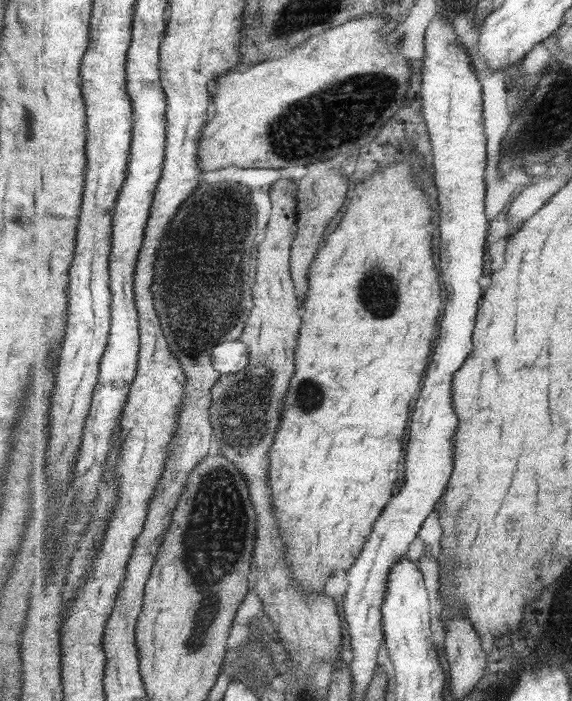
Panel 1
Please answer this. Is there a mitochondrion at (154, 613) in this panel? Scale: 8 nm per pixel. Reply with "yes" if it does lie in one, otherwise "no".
no

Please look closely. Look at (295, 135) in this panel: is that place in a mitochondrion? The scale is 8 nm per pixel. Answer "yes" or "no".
yes

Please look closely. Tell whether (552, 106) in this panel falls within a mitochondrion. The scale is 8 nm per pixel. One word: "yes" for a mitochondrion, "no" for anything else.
yes

